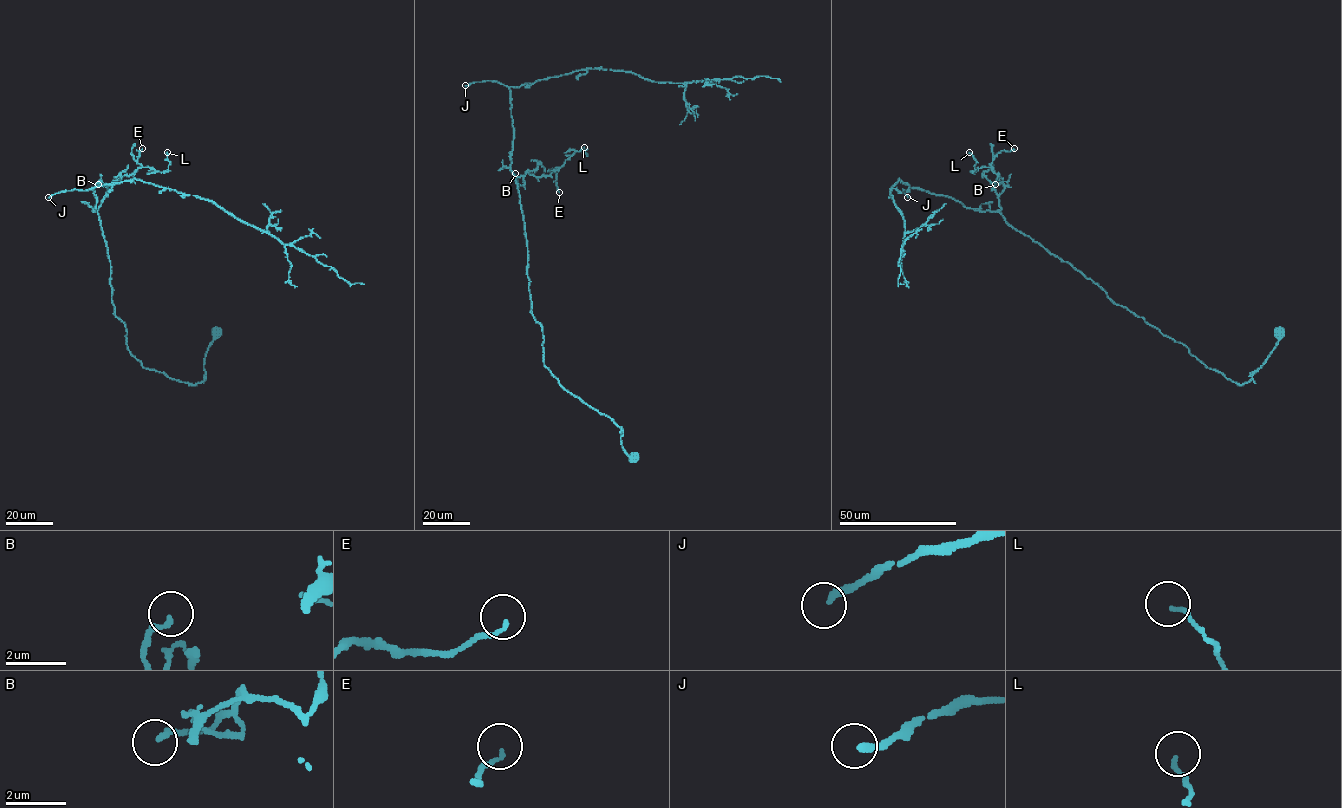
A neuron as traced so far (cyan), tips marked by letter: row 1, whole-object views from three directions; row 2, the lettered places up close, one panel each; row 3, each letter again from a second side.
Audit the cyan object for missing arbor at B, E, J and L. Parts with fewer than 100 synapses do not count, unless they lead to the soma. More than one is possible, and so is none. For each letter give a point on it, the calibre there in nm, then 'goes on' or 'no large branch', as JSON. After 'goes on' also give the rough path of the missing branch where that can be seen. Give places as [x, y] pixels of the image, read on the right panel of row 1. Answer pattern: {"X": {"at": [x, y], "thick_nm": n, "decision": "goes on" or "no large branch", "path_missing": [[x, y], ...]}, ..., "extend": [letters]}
{"B": {"at": [995, 184], "thick_nm": 180, "decision": "no large branch"}, "E": {"at": [1014, 148], "thick_nm": 110, "decision": "no large branch"}, "J": {"at": [907, 197], "thick_nm": 240, "decision": "goes on", "path_missing": [[907, 197], [907, 184], [892, 197], [889, 209], [909, 239], [936, 246], [941, 240], [938, 226]]}, "L": {"at": [969, 152], "thick_nm": 120, "decision": "no large branch"}, "extend": ["J"]}

